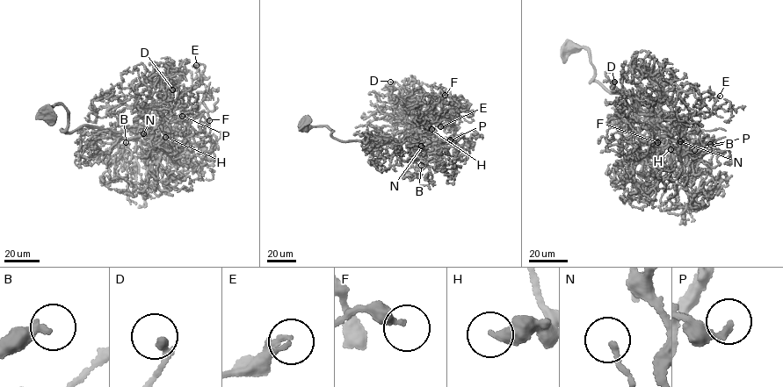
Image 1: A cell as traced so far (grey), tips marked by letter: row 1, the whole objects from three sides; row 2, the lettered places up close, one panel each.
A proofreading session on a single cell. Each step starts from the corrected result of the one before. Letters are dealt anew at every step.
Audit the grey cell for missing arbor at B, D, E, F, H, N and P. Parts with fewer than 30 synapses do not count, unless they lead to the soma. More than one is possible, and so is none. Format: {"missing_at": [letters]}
{"missing_at": []}

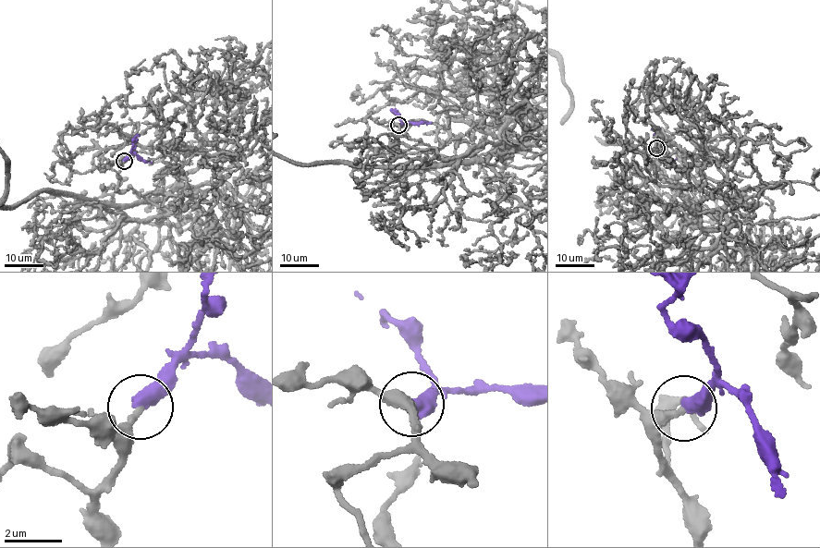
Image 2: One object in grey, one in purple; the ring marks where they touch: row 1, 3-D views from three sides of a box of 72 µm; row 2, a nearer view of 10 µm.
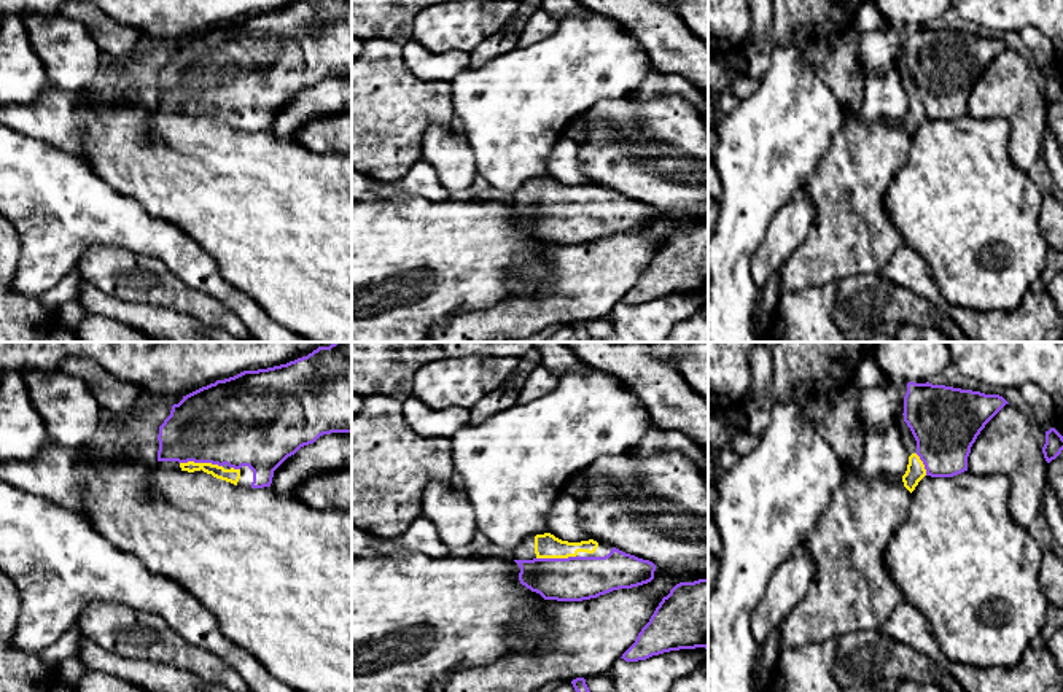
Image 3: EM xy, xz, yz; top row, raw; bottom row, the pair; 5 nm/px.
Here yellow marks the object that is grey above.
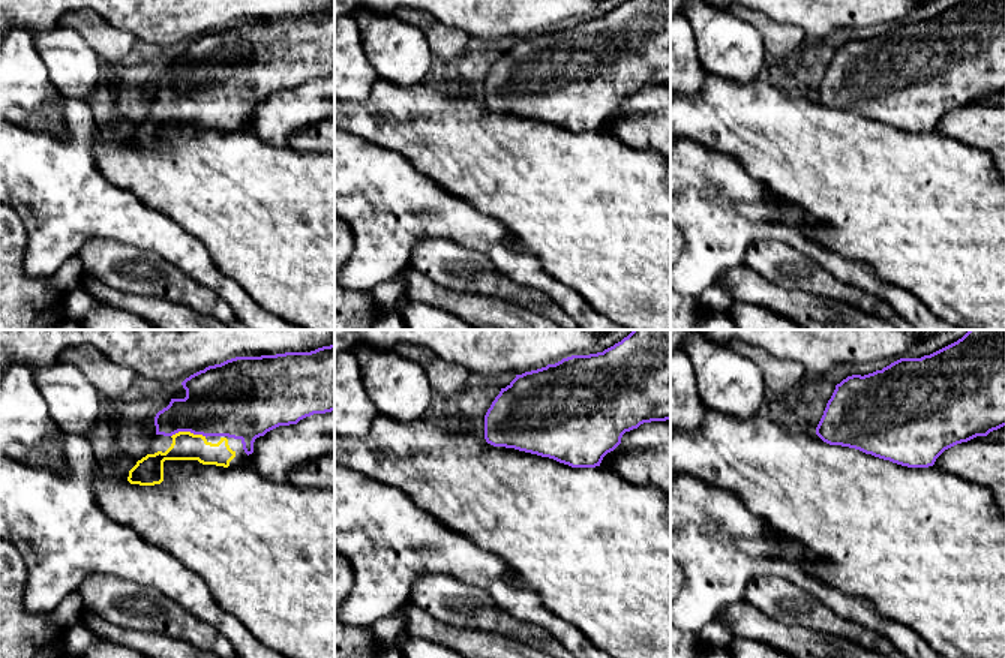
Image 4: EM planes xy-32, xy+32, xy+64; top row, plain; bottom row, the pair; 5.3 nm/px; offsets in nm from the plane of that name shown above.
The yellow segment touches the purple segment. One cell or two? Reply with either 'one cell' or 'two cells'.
one cell

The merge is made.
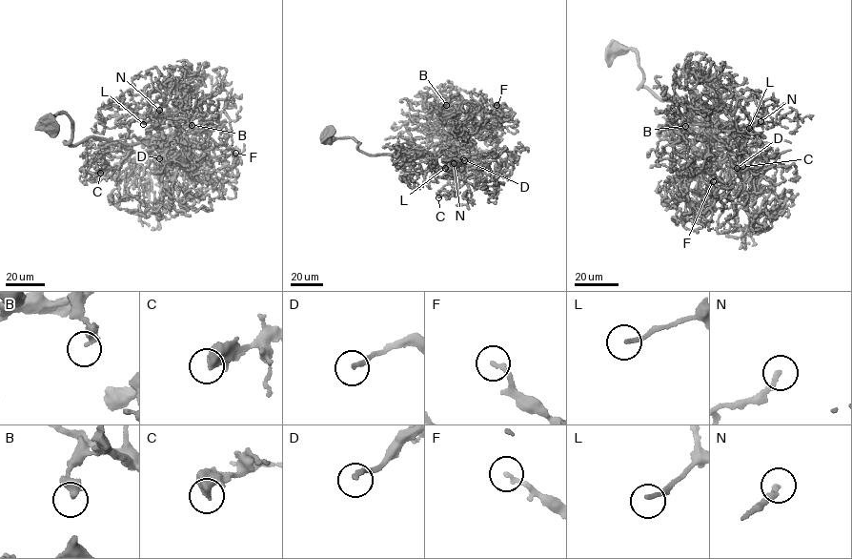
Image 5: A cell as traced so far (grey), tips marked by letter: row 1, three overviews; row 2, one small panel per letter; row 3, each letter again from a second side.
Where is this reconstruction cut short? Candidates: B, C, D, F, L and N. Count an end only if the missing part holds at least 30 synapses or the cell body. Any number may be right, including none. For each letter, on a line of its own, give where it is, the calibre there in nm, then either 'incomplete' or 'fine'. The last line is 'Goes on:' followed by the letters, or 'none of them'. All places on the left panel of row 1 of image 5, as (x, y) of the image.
B: at (192, 125); 360 nm thick; fine
C: at (100, 173); 550 nm thick; incomplete
D: at (159, 158); 190 nm thick; fine
F: at (235, 153); 170 nm thick; fine
L: at (143, 124); 180 nm thick; incomplete
N: at (159, 110); 190 nm thick; incomplete
Goes on: C, L, N

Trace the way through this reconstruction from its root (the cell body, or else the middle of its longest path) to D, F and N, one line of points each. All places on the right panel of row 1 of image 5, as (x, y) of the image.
D: (618, 48), (636, 52), (639, 87), (679, 103), (706, 132), (729, 139), (725, 160), (735, 176), (737, 168)
F: (618, 48), (636, 52), (639, 87), (738, 145), (720, 165), (725, 196), (729, 188), (713, 181)
N: (618, 48), (636, 52), (643, 72), (639, 87), (687, 108), (715, 136), (725, 141), (739, 126), (760, 121)

